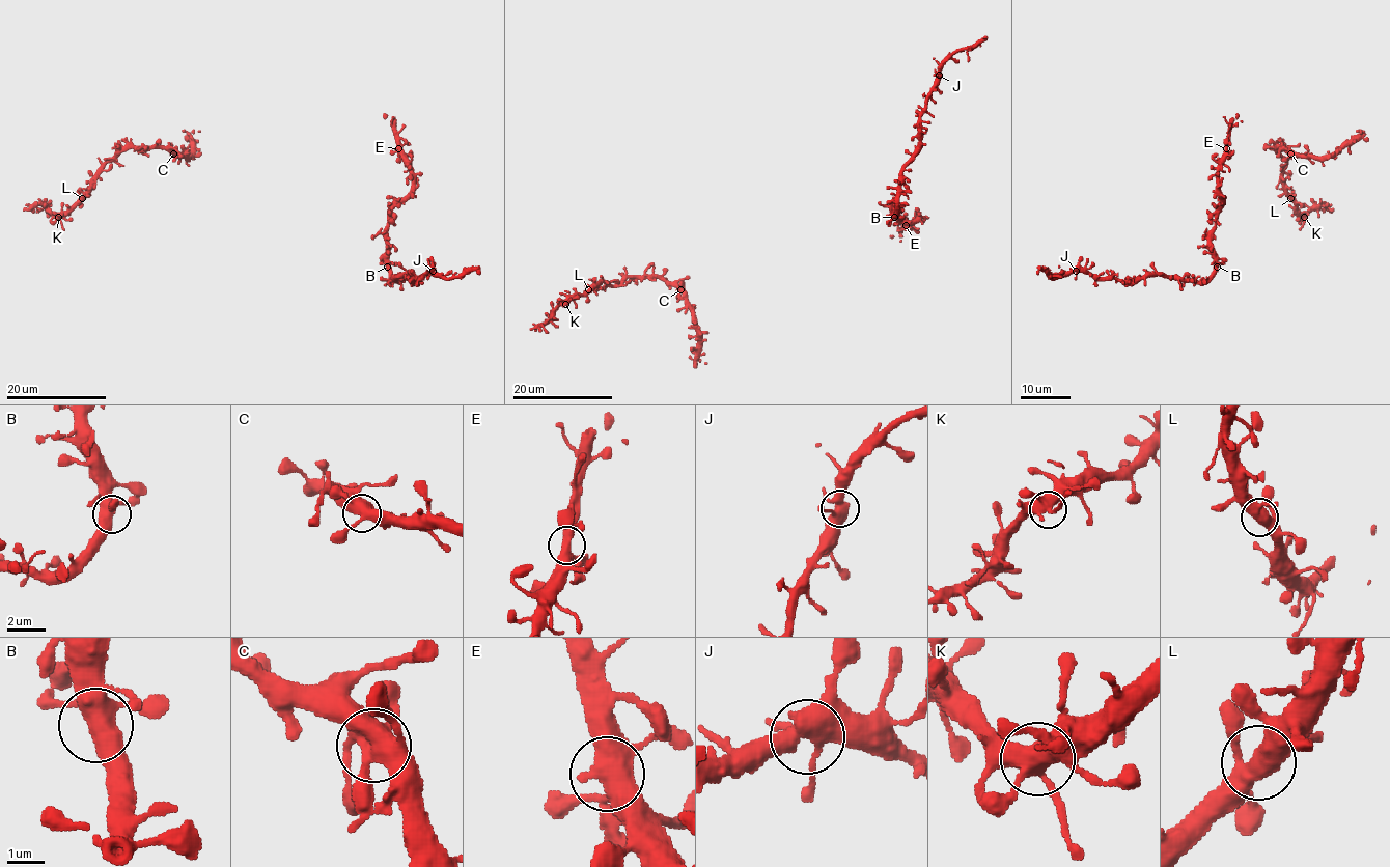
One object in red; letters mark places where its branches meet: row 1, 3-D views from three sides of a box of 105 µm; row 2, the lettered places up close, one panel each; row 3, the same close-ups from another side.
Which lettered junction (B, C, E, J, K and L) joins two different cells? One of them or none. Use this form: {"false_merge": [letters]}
{"false_merge": []}

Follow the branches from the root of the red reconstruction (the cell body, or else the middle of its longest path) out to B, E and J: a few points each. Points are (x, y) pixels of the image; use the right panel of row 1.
B: (1238, 117), (1233, 118), (1227, 152), (1219, 172), (1219, 192), (1222, 199), (1211, 238), (1211, 256), (1217, 267)
E: (1238, 117), (1233, 118), (1226, 148)
J: (1238, 117), (1219, 172), (1222, 199), (1211, 238), (1215, 272), (1204, 281), (1161, 275), (1100, 279), (1076, 270)

